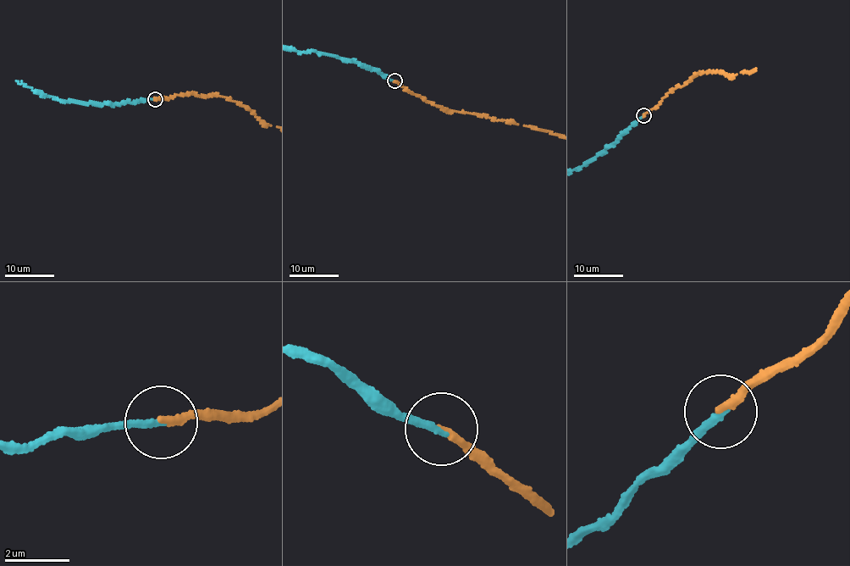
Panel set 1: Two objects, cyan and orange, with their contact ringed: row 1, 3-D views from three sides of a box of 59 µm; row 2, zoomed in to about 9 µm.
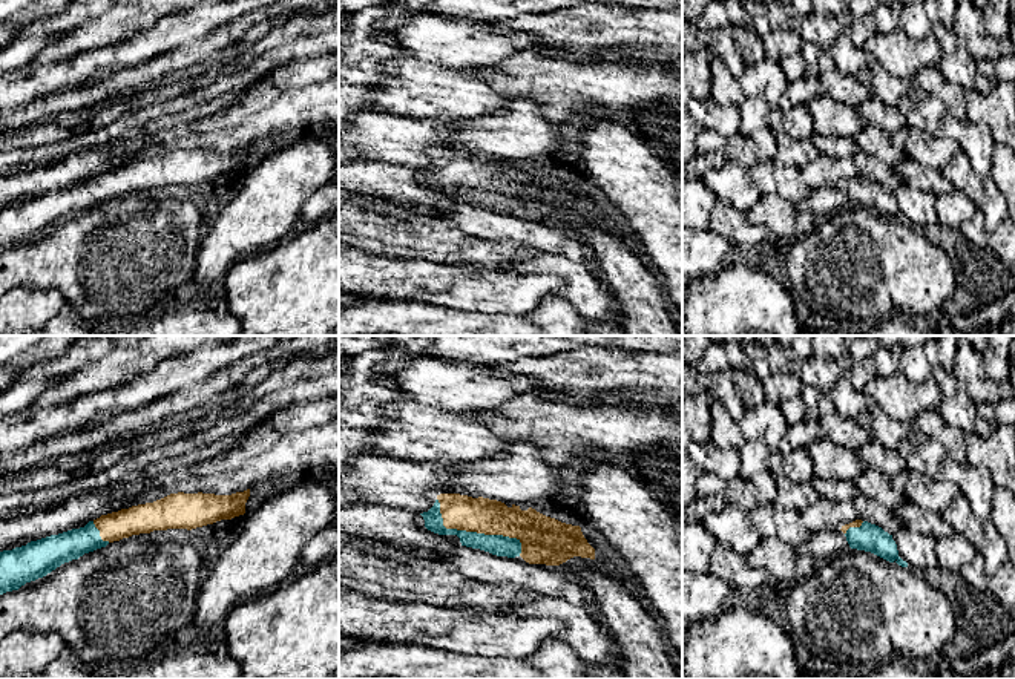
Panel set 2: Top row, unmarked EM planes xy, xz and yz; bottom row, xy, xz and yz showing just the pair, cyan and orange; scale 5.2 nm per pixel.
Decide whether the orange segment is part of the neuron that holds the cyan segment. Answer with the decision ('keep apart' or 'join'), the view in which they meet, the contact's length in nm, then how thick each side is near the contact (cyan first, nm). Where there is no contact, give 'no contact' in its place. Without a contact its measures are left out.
join | xz | 550 nm | 110/190 nm

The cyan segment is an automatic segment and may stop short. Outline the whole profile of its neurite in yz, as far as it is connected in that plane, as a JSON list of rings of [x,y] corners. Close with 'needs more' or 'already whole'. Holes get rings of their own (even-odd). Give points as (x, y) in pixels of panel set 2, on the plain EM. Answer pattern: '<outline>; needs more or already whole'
[[[856,176],[840,185],[851,205],[871,208],[889,219],[897,219],[902,224],[908,224],[908,219],[898,213],[897,201],[892,192],[882,184],[868,178]]]; needs more

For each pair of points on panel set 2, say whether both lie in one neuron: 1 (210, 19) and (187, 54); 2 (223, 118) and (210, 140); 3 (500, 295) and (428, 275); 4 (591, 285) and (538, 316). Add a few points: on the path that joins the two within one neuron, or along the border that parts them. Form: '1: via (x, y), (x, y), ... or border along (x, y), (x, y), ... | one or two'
1: border along (232, 20), (166, 51) | two
2: border along (235, 124), (226, 129), (195, 132), (181, 138) | two
3: via (482, 291), (446, 282) | one
4: border along (555, 295), (566, 299), (586, 319) | two

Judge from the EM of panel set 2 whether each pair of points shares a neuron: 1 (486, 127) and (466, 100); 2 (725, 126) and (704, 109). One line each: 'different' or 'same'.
1: different
2: same

